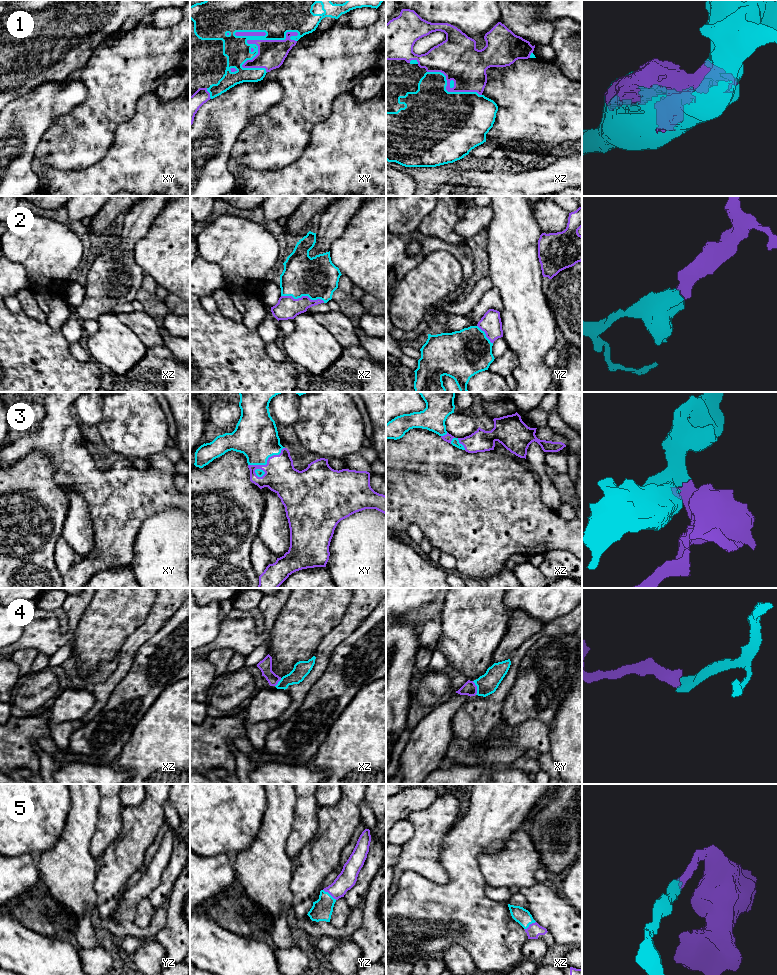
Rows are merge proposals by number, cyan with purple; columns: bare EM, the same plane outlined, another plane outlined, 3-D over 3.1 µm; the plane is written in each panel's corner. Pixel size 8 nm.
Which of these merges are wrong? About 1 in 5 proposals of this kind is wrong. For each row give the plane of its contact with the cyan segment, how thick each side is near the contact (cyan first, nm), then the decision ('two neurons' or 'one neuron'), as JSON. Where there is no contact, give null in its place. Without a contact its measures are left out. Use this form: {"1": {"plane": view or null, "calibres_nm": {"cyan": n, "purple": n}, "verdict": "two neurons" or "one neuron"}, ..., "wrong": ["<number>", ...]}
{"1": {"plane": "xy", "calibres_nm": {"cyan": 380, "purple": 220}, "verdict": "one neuron"}, "2": {"plane": "xz", "calibres_nm": {"cyan": 340, "purple": 180}, "verdict": "one neuron"}, "3": {"plane": "xy", "calibres_nm": {"cyan": 340, "purple": 260}, "verdict": "one neuron"}, "4": {"plane": "xy", "calibres_nm": {"cyan": 160, "purple": 110}, "verdict": "one neuron"}, "5": {"plane": "yz", "calibres_nm": {"cyan": 170, "purple": 150}, "verdict": "one neuron"}, "wrong": []}

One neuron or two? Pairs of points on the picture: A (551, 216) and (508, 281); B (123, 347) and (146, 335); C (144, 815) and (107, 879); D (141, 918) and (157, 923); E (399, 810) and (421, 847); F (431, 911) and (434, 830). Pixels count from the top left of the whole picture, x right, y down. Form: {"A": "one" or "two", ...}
{"A": "two", "B": "two", "C": "one", "D": "two", "E": "two", "F": "two"}

